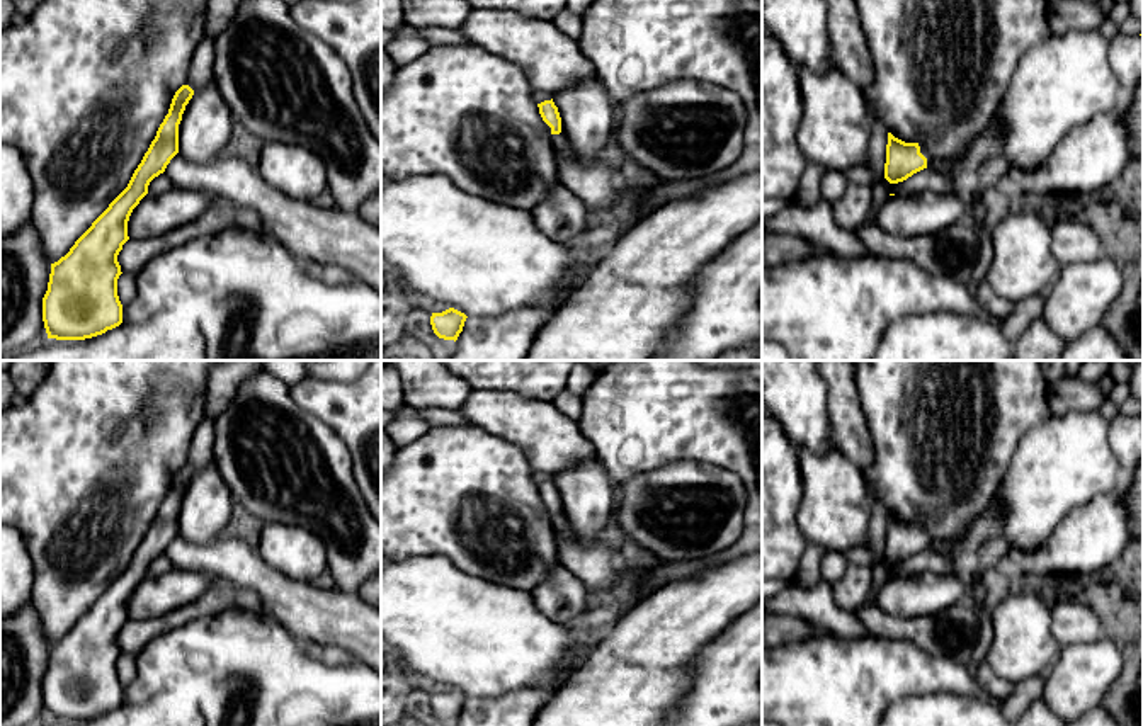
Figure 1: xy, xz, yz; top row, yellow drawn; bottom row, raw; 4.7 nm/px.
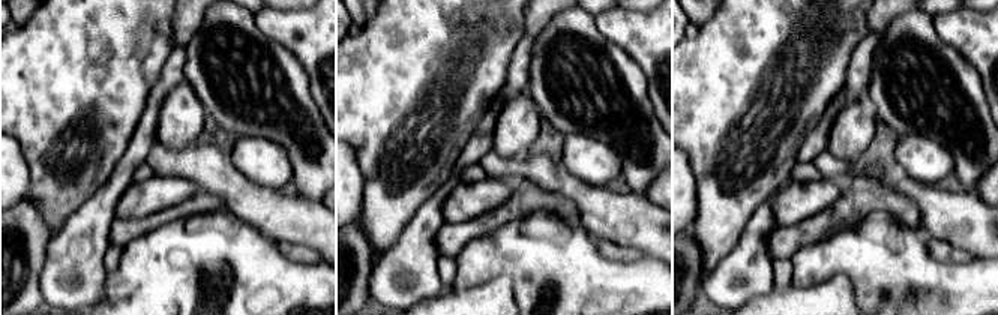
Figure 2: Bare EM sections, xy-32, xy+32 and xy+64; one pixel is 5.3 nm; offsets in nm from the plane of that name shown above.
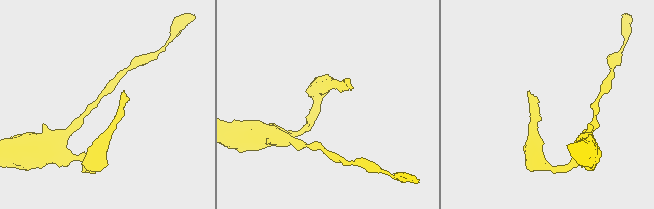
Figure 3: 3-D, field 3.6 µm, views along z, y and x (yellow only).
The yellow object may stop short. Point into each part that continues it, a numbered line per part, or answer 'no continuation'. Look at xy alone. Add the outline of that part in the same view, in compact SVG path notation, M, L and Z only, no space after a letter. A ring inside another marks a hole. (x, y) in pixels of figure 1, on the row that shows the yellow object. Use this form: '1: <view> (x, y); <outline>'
1: xy (199, 75); M204 36L194 51L185 80L185 85L189 85L194 92L214 83L214 43L216 36Z

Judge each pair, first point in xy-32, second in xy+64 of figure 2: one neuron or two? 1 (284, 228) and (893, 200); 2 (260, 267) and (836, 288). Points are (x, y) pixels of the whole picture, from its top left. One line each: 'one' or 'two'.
1: two
2: two

